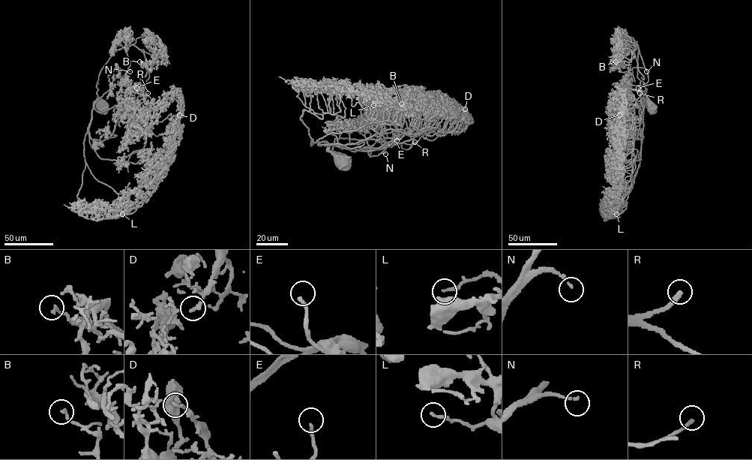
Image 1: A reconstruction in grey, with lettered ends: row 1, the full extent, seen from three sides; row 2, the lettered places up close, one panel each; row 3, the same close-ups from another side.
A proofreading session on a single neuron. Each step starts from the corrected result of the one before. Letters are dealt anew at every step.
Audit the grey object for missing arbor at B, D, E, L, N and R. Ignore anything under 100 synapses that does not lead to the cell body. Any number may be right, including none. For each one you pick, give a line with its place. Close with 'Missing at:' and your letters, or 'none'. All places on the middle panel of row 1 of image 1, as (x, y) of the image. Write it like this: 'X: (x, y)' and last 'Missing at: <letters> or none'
E: (396, 140)
N: (385, 154)
R: (414, 142)
Missing at: E, N, R

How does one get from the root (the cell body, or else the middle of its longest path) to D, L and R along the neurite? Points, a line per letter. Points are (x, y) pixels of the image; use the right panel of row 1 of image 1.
D: (649, 105), (640, 105), (641, 112), (645, 106), (639, 122), (632, 123), (633, 115), (633, 123), (619, 115)
L: (649, 105), (642, 103), (639, 106), (639, 163), (626, 204), (615, 206), (612, 211), (612, 213), (616, 214)
R: (649, 105), (642, 103), (641, 112), (645, 105), (641, 103), (639, 93)

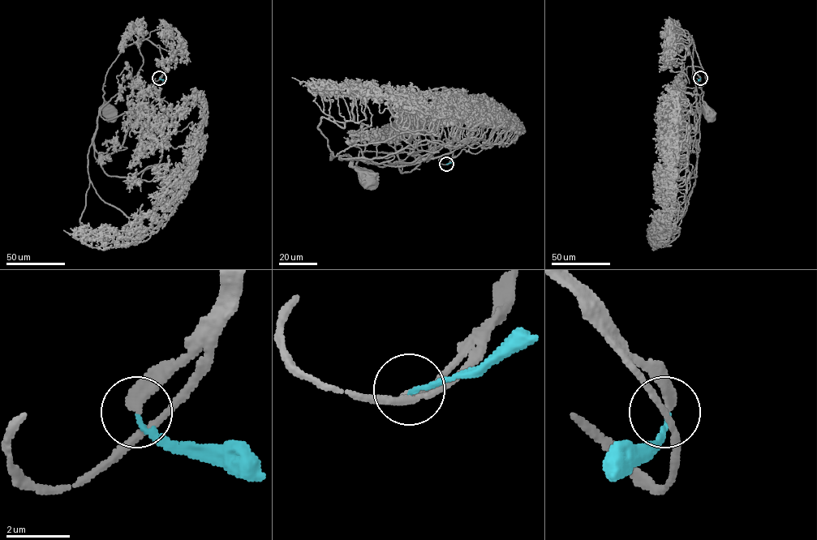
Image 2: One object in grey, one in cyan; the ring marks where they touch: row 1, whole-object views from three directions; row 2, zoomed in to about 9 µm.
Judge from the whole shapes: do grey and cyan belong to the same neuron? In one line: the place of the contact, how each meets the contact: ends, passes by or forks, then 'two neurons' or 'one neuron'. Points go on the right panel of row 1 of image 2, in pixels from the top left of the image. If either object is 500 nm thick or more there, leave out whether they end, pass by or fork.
(700, 78) | grey ends | cyan ends | one neuron

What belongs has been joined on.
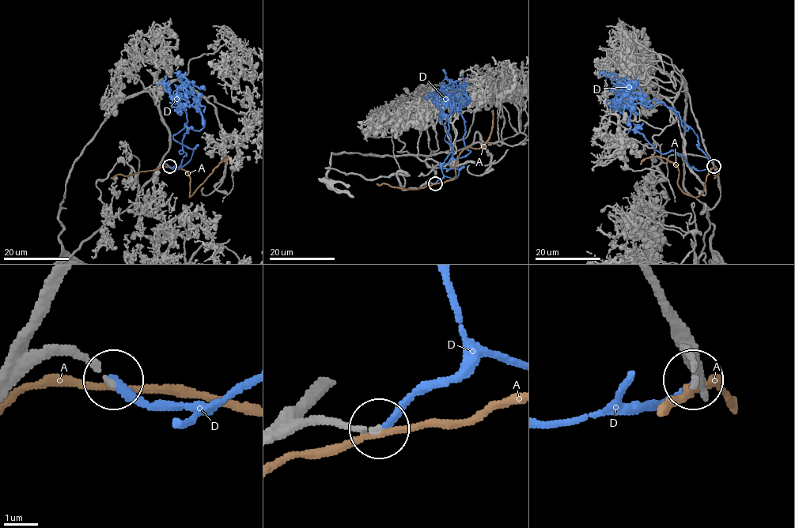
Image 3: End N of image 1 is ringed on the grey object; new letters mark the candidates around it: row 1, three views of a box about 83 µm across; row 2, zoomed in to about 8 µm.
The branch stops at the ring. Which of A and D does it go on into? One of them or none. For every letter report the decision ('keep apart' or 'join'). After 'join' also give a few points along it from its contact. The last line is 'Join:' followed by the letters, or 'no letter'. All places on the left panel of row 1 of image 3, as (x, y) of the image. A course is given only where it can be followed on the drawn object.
A: keep apart
D: join | via (168, 166), (179, 168), (193, 153), (173, 136), (184, 128), (200, 130), (204, 126), (197, 97), (177, 73)
Join: D

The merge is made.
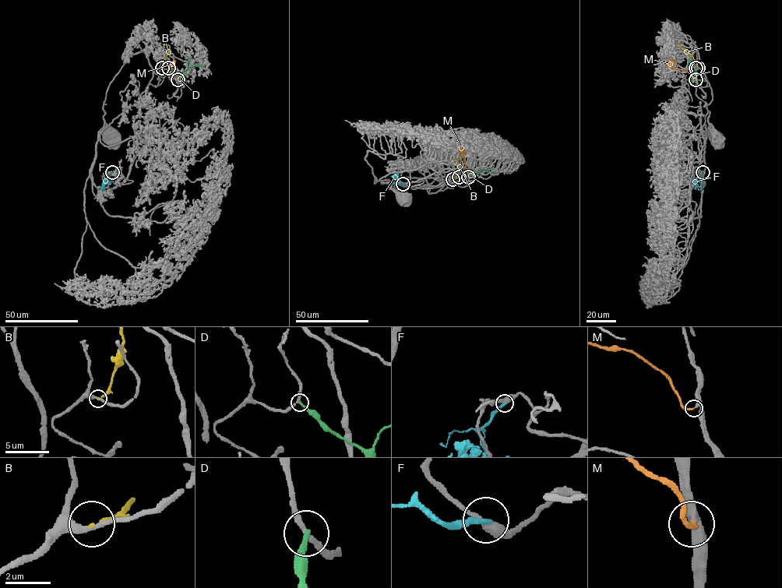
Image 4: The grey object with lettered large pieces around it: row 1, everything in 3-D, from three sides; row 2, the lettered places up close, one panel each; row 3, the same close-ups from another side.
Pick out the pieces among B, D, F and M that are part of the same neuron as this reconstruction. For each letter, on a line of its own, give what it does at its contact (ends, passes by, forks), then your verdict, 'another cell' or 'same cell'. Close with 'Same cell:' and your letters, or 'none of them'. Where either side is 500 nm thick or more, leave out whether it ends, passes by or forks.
B: it ends there; another cell
D: it ends there; another cell
F: it ends there; another cell
M: it ends there; same cell
Same cell: M

